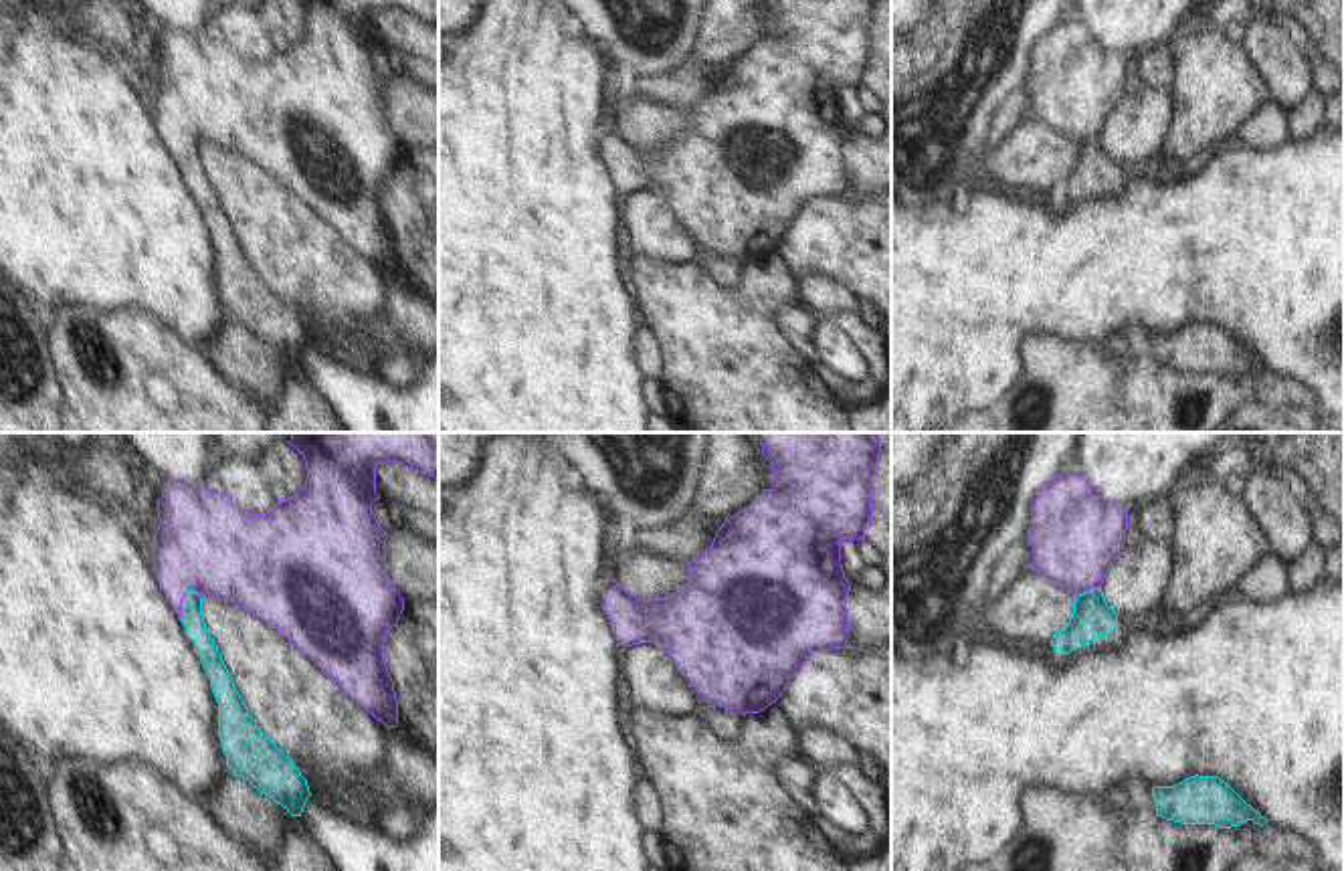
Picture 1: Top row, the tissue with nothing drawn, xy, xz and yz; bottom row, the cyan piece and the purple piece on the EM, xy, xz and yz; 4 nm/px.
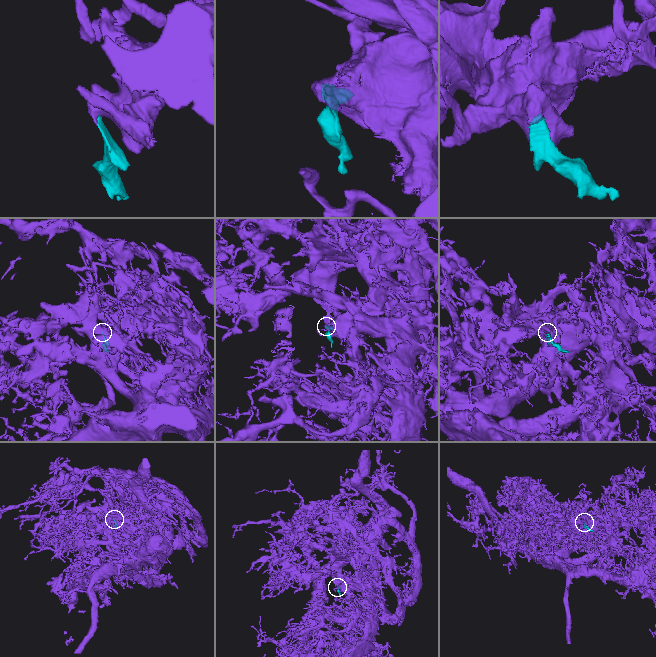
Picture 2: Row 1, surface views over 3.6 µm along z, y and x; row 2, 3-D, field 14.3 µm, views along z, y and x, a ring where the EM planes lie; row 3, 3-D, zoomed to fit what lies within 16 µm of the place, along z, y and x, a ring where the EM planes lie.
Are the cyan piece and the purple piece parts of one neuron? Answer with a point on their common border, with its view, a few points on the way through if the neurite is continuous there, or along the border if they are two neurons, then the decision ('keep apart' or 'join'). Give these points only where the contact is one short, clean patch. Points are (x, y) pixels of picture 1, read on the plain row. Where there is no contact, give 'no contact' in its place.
contact xy (182, 150); way xy (193, 166), (182, 150), (188, 114), (205, 91); join

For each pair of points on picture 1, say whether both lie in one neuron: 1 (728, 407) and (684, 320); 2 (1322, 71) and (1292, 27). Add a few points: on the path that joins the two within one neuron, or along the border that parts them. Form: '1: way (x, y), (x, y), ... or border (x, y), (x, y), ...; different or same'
1: way (728, 384), (720, 356), (706, 342); same
2: way (1316, 61), (1300, 37); same

